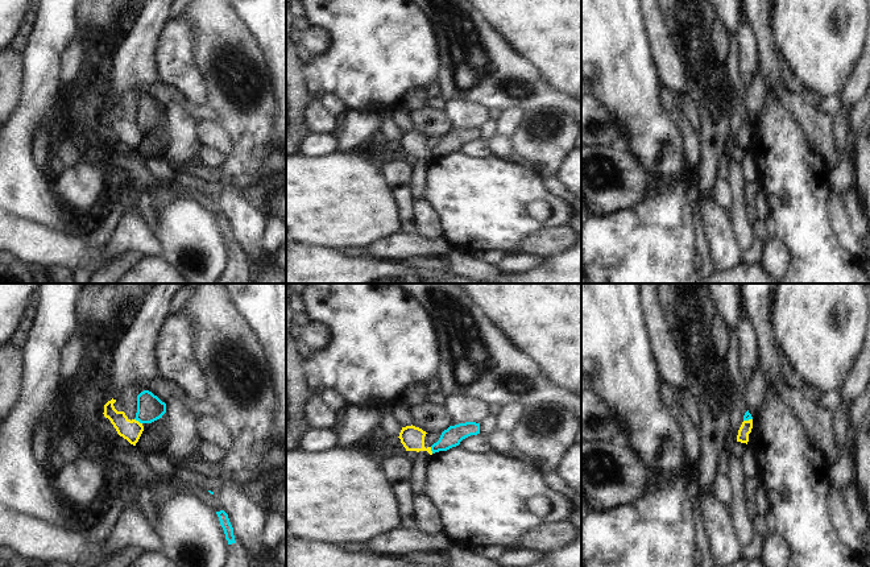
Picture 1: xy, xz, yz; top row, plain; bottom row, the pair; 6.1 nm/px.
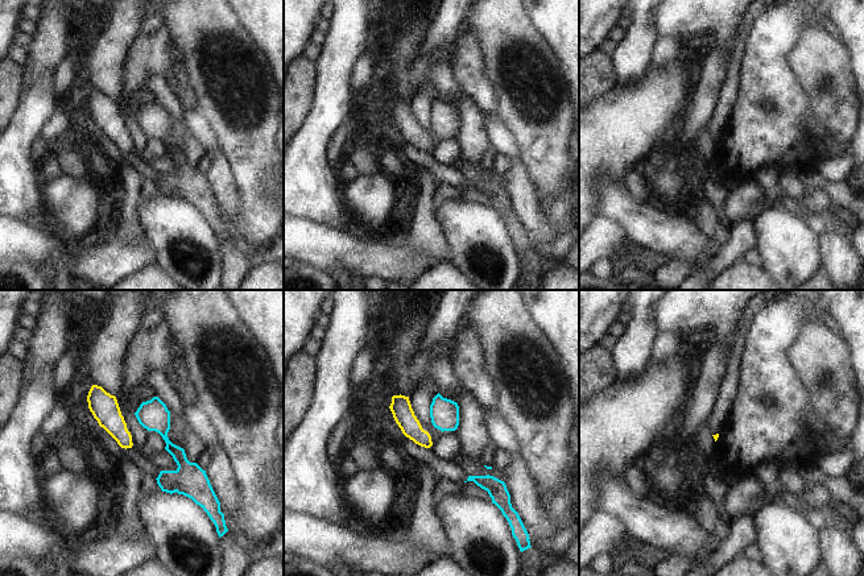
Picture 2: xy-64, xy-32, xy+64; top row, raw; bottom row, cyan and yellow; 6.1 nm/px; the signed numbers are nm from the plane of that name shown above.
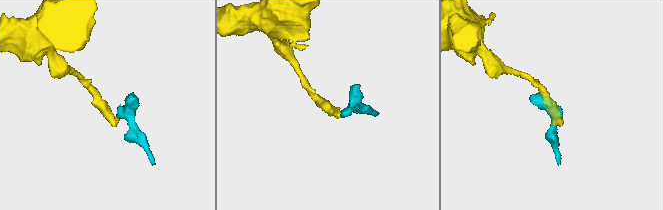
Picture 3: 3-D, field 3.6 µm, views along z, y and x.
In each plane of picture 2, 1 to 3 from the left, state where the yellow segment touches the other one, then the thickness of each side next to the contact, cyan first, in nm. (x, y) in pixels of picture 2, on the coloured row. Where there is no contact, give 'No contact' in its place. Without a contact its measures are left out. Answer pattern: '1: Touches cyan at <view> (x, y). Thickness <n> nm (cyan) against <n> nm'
1: No contact
2: No contact
3: No contact.

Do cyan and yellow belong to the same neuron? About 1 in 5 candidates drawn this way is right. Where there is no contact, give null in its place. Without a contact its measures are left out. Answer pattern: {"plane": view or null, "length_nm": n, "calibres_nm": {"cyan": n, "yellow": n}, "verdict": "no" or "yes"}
{"plane": "xy", "length_nm": 60, "calibres_nm": {"cyan": 160, "yellow": 130}, "verdict": "no"}

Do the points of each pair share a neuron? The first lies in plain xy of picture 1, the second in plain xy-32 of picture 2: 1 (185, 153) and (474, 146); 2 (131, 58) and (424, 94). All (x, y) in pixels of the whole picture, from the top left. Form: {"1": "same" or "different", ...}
{"1": "same", "2": "different"}

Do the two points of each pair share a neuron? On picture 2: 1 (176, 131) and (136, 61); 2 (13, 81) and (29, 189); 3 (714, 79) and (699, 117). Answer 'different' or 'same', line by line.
1: different
2: different
3: same

